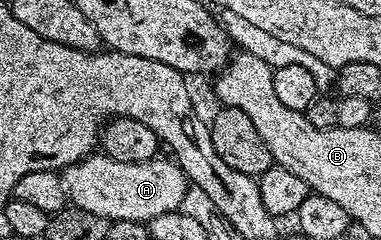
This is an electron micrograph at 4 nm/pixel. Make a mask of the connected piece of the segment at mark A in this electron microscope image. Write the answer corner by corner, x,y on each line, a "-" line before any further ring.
95,152
64,168
61,172
63,191
76,210
105,216
112,223
149,224
165,212
180,209
183,197
187,195
189,183
183,167
178,161
170,161
156,156
149,162
118,162
102,152

